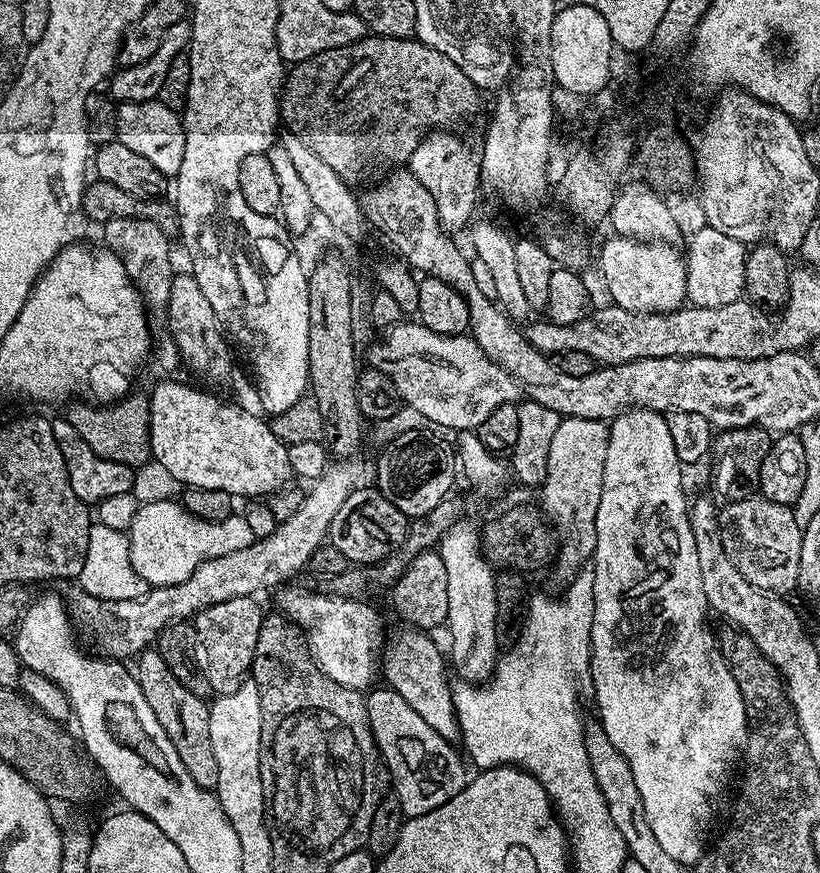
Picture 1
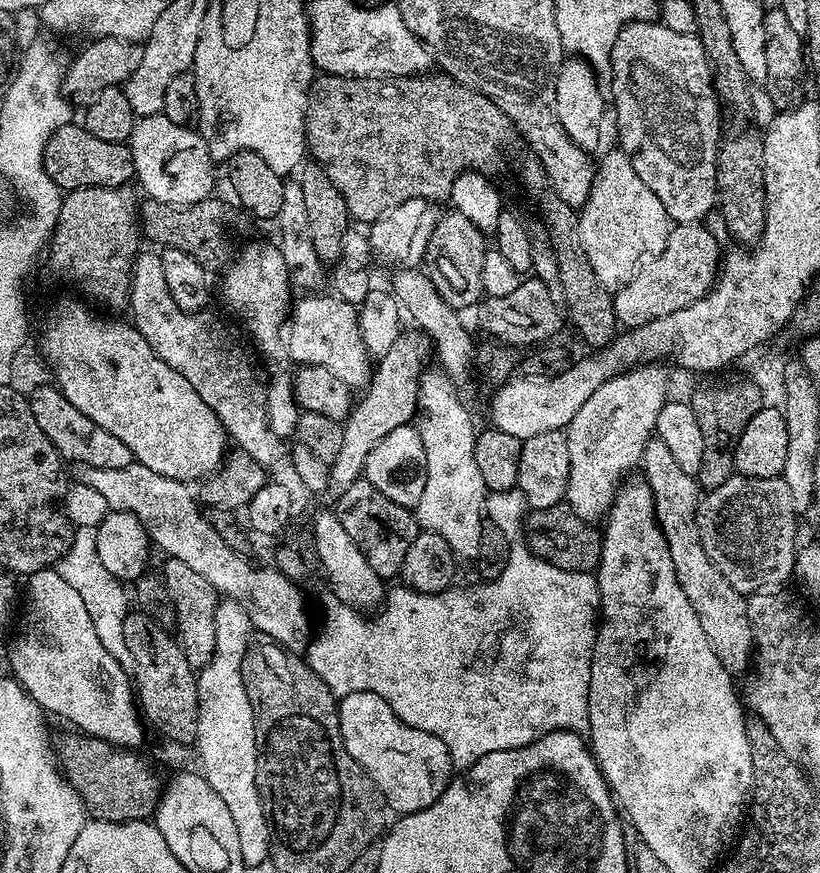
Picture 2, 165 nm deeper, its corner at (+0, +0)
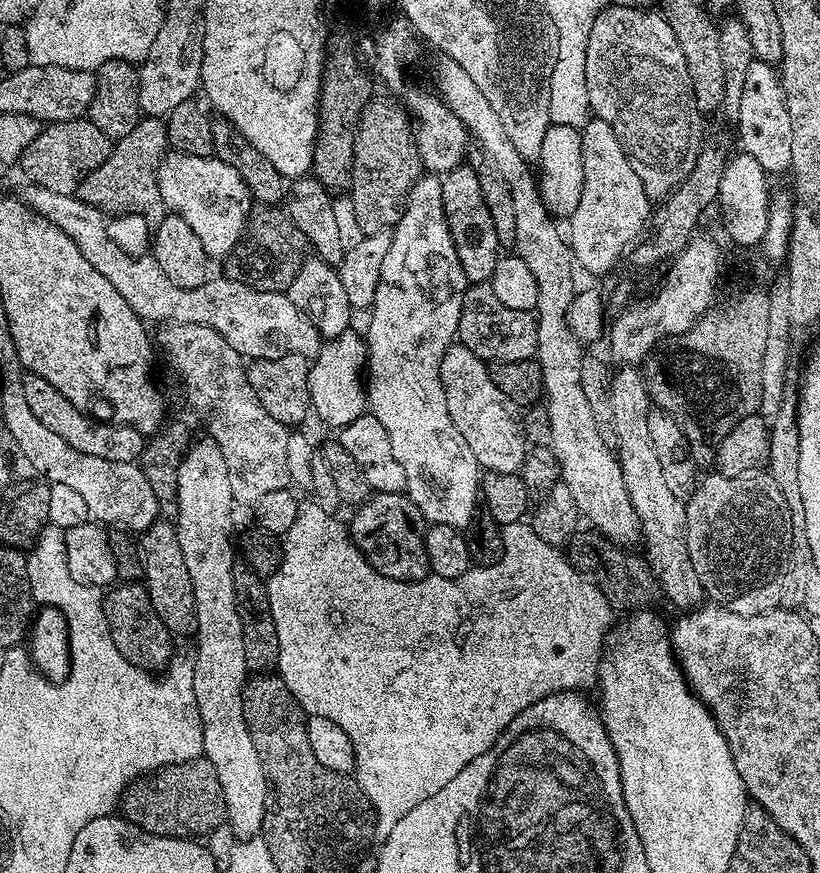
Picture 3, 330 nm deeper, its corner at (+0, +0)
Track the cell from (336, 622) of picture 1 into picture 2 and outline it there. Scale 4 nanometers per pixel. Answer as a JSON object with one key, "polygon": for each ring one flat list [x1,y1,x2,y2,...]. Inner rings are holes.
{"polygon":[[135,462,130,466,122,466,122,470,84,468,82,474,83,484,94,486,94,490,106,498,111,511,129,512,139,518,151,543,155,547,157,544,165,552,165,557,186,562,186,566,202,574,202,578,206,578,206,582,210,582,210,586,214,586,221,597,240,603,248,612,253,629,261,637,274,640,289,650,305,647,309,639,308,620,304,617,301,585,285,578,274,566,255,568,245,553,235,552,226,546,218,530,210,526,193,489,191,492,188,489,191,487,185,481,154,474,154,470]]}

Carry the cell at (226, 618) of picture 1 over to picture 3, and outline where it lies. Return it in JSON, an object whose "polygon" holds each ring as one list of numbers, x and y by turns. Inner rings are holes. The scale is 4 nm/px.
{"polygon":[[157,522,146,529,139,537,140,566,142,583,148,589,150,602,162,618,162,622,173,634,191,633,197,627,196,602,190,570,186,570,186,558,176,541,176,533,171,523]]}

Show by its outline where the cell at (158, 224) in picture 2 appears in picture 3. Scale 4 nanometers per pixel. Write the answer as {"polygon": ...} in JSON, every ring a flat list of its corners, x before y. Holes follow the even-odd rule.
{"polygon":[[256,204,248,213,244,239,223,261,223,275,234,282,242,282,254,290,287,293,290,282,296,280,300,269,302,237,283,207,274,204]]}

